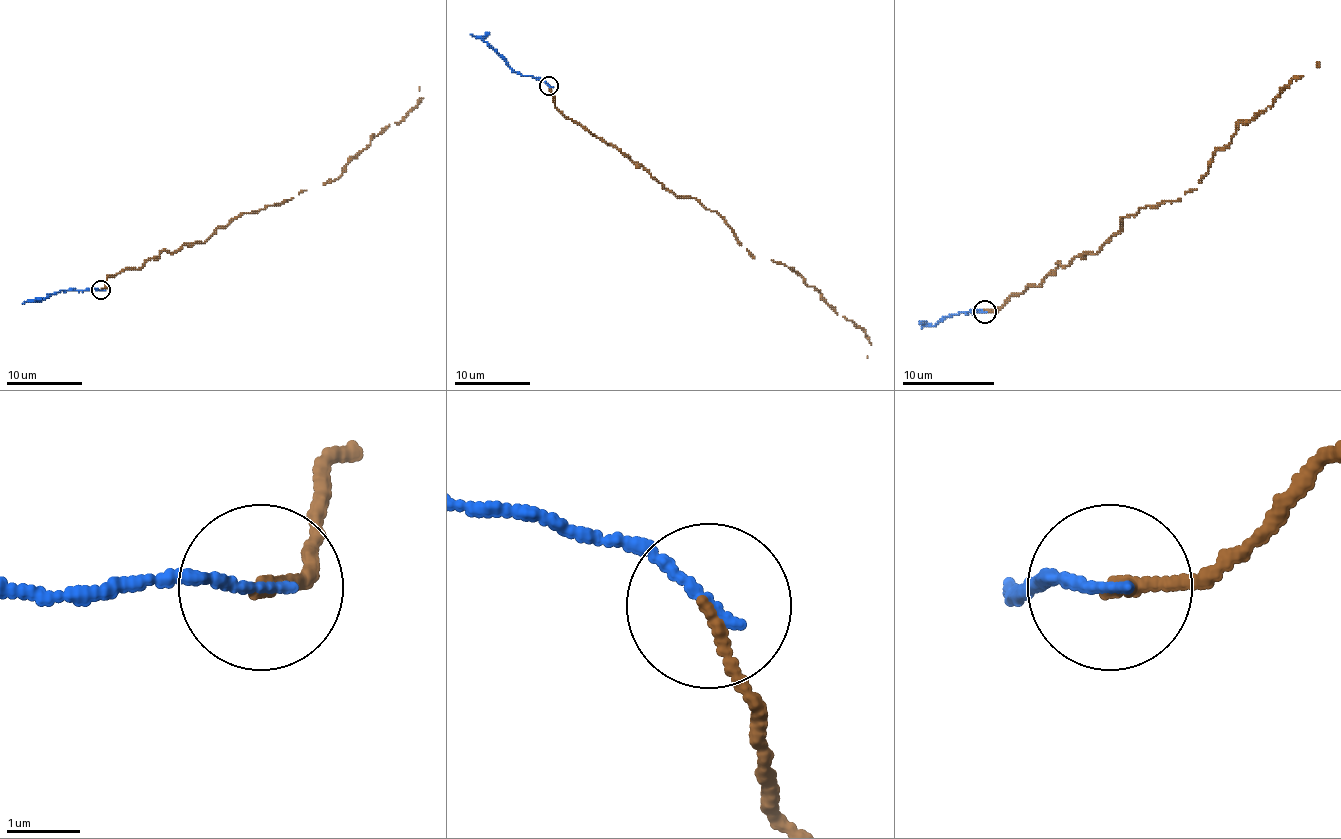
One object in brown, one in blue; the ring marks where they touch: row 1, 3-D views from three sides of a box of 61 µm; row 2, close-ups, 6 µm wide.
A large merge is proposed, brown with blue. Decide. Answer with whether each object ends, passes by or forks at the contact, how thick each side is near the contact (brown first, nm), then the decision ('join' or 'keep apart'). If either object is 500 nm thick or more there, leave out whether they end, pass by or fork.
brown ends there; blue ends there; 170 nm thick on the brown side, 140 nm on the other; join

